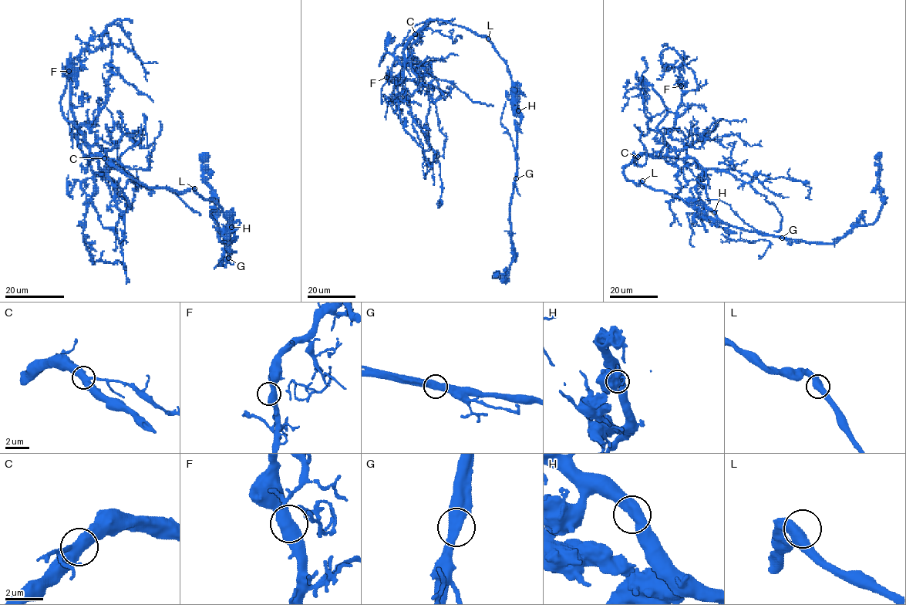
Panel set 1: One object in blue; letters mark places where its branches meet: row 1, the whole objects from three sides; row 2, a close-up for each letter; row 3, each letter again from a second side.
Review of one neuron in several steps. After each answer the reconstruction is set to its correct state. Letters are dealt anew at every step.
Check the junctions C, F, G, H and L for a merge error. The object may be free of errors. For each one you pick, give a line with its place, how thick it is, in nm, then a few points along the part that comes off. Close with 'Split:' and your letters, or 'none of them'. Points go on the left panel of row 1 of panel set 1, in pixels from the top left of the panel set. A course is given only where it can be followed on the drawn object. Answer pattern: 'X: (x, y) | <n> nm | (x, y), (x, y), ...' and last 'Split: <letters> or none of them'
G: (228, 258) | 550 nm | (228, 258), (230, 251), (210, 215), (211, 211), (216, 211)
Split: G

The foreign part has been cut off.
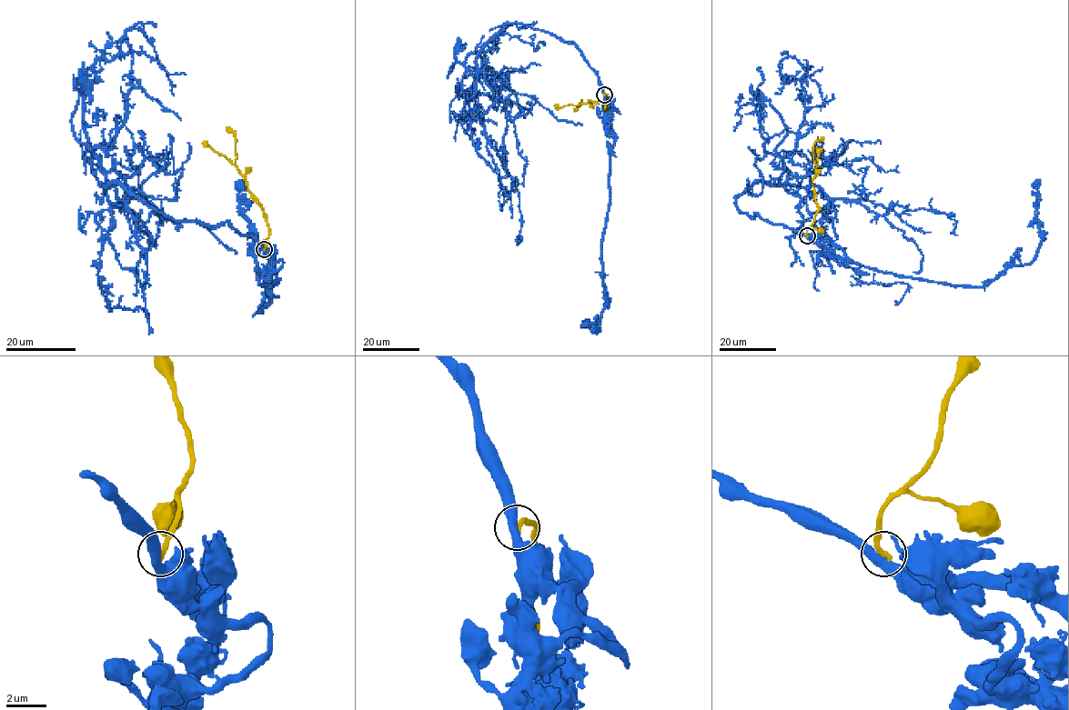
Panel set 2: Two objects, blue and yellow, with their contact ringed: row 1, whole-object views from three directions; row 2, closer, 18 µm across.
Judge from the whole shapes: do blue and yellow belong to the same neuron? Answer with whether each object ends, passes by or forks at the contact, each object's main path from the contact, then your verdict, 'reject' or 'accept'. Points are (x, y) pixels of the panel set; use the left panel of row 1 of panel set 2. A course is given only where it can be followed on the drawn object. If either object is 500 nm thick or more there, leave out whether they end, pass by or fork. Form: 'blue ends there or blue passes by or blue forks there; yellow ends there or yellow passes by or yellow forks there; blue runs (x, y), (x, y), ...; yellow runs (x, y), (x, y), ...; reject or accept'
blue passes by; yellow ends there; blue runs (264, 249), (226, 222), (174, 220), (106, 185), (85, 135), (85, 73), (139, 29), (174, 95); yellow runs (264, 249), (268, 232), (265, 213), (235, 164), (236, 137), (226, 127); reject

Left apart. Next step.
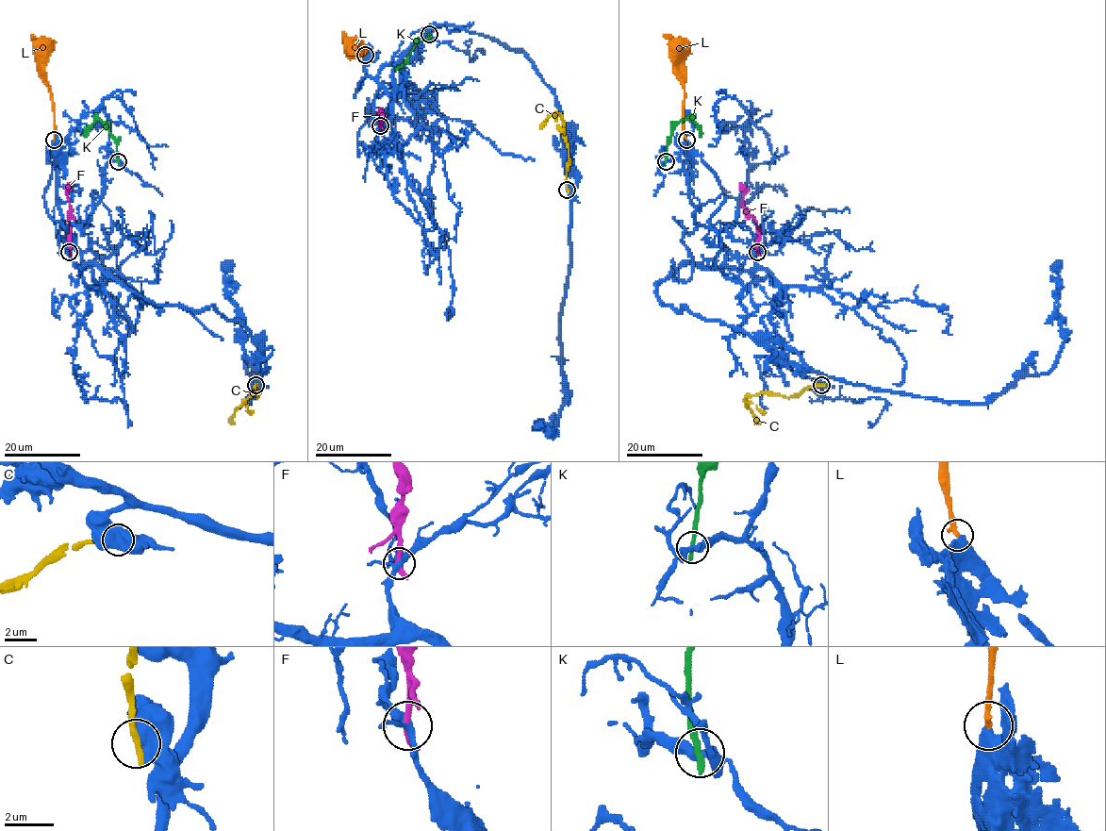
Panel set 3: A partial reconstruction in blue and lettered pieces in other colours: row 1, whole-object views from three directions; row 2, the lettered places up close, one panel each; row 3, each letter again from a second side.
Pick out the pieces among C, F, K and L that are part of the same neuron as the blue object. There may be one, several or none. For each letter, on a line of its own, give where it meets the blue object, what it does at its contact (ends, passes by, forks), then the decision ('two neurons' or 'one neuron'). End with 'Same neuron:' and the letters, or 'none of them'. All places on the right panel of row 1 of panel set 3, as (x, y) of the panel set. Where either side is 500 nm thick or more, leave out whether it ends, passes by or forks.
C: meets blue at (821, 385); two neurons
F: meets blue at (757, 252); it ends there; two neurons
K: meets blue at (666, 161); it ends there; two neurons
L: meets blue at (686, 140); one neuron
Same neuron: L

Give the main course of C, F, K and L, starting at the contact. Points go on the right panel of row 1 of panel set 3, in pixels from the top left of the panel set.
C: (821, 384), (809, 385), (789, 397), (766, 391), (748, 395), (745, 406), (760, 423)
F: (757, 251), (759, 228), (742, 205), (743, 191), (739, 183)
K: (666, 161), (667, 142), (672, 129), (681, 121), (691, 119), (699, 128), (701, 137)
L: (686, 141), (684, 86), (677, 69), (677, 46), (664, 35)

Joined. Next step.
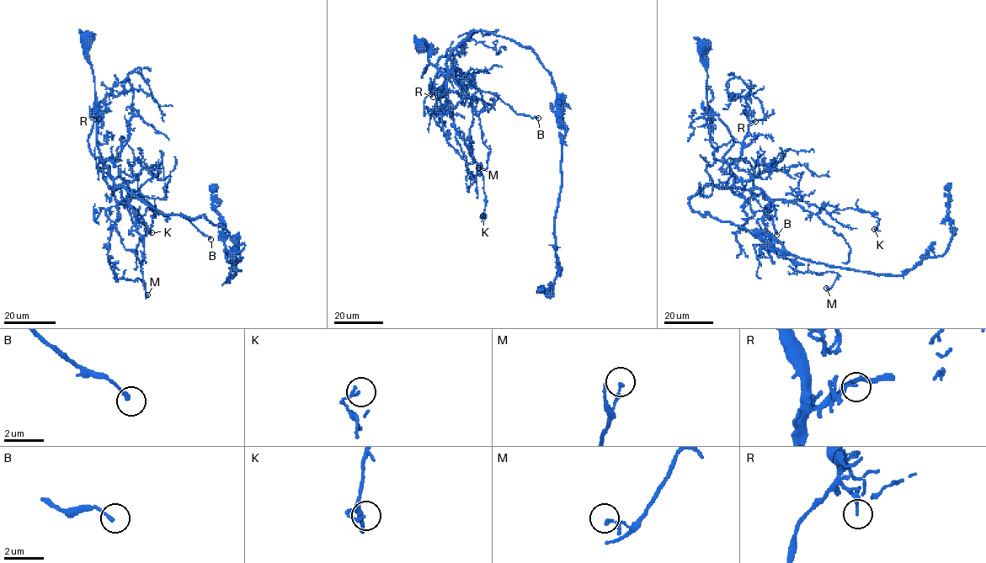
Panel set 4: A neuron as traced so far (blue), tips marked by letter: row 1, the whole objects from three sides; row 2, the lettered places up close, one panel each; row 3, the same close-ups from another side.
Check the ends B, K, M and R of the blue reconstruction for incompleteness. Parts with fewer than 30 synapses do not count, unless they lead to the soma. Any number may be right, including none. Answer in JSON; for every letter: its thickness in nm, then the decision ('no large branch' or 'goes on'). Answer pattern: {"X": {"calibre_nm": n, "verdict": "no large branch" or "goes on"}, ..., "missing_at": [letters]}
{"B": {"calibre_nm": 160, "verdict": "no large branch"}, "K": {"calibre_nm": 150, "verdict": "no large branch"}, "M": {"calibre_nm": 170, "verdict": "no large branch"}, "R": {"calibre_nm": 130, "verdict": "no large branch"}, "missing_at": []}

